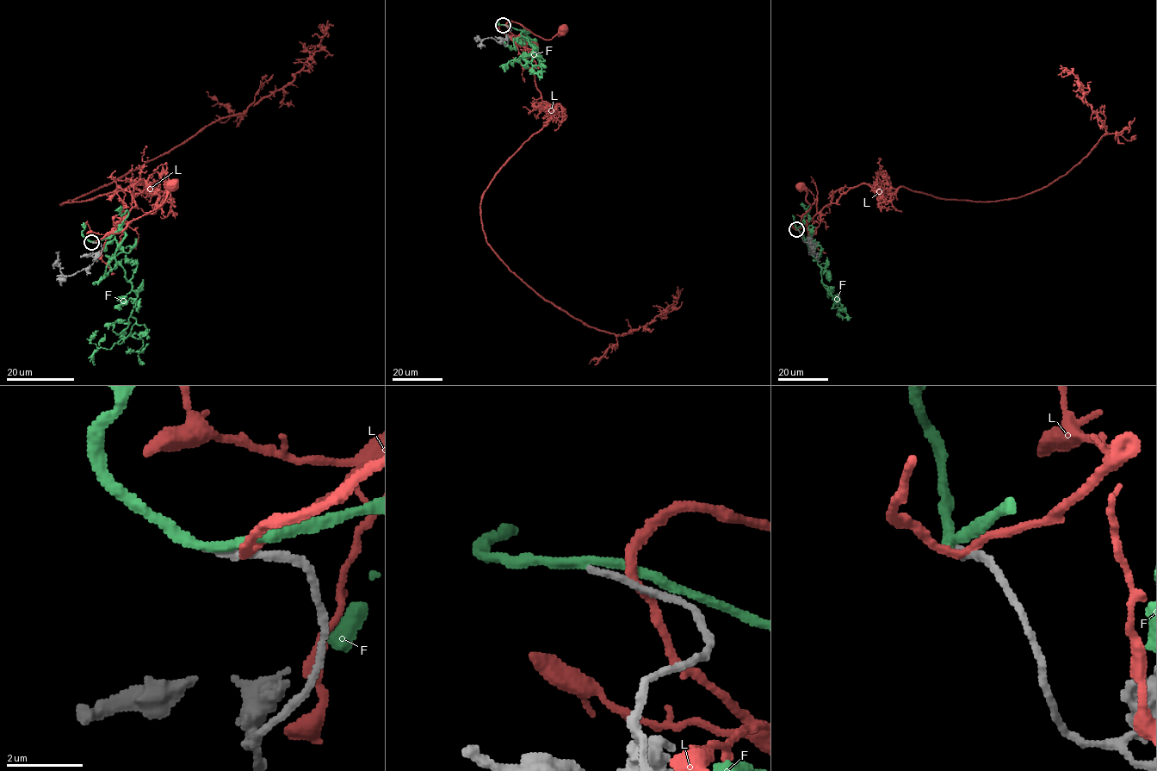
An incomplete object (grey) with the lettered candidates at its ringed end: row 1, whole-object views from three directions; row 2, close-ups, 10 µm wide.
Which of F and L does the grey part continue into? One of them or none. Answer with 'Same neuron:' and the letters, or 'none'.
Same neuron: F

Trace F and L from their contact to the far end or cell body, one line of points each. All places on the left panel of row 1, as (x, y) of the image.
F: (93, 242), (125, 233), (115, 259), (136, 294), (135, 320), (120, 345), (98, 348), (90, 342), (98, 331)
L: (95, 243), (135, 206), (139, 181), (155, 187), (60, 204), (282, 90), (328, 27), (324, 36)

